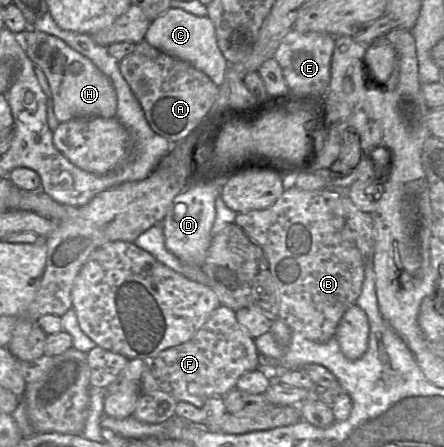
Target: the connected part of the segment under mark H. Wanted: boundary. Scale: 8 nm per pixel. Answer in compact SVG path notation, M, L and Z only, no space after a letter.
M28 28L19 35L28 58L41 68L51 90L50 104L59 123L77 117L113 118L117 110L115 88L105 74L87 57L69 47L61 39Z

